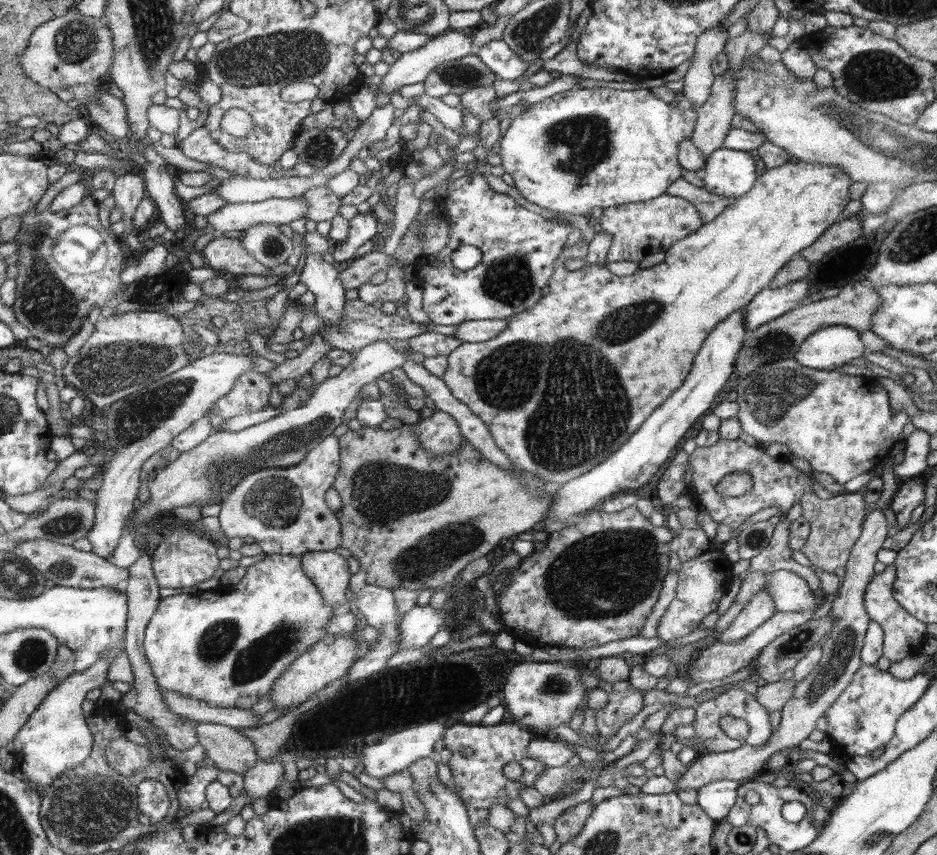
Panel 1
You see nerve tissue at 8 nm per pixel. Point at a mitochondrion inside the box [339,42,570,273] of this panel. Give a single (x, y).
(457, 75)

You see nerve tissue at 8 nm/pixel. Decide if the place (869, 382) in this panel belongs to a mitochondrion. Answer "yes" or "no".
no

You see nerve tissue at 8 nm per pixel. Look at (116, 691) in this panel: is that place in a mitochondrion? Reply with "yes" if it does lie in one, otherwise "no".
no

